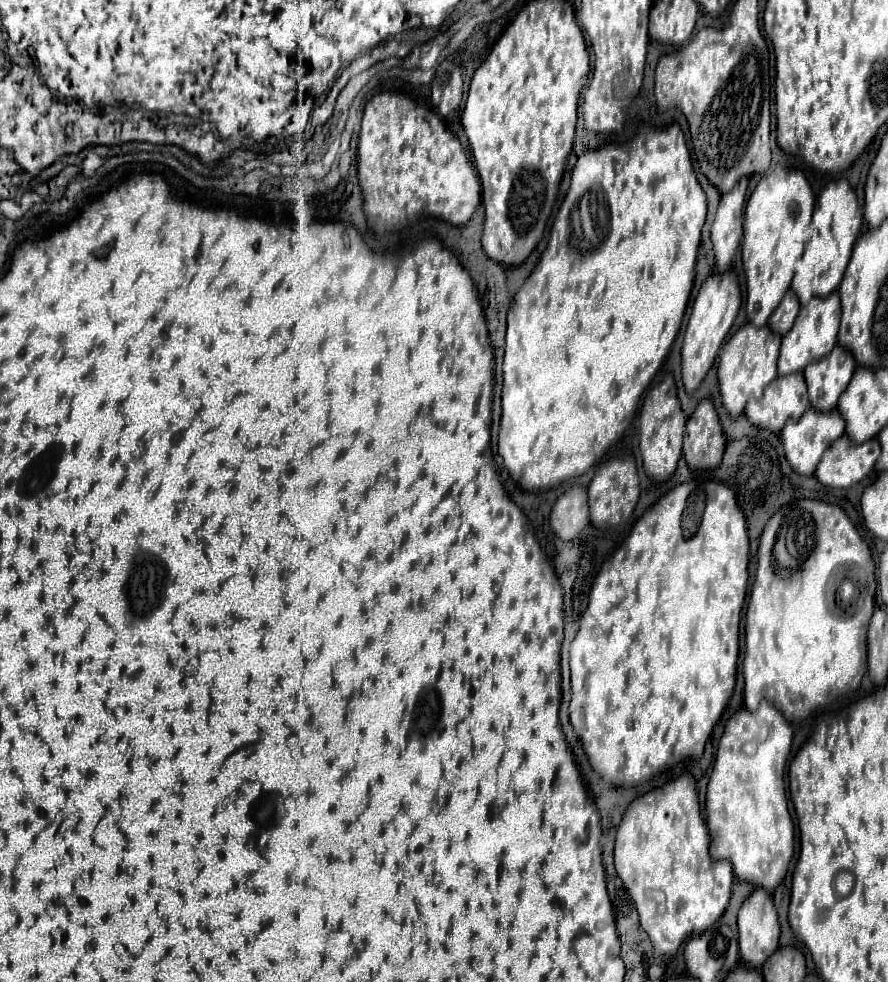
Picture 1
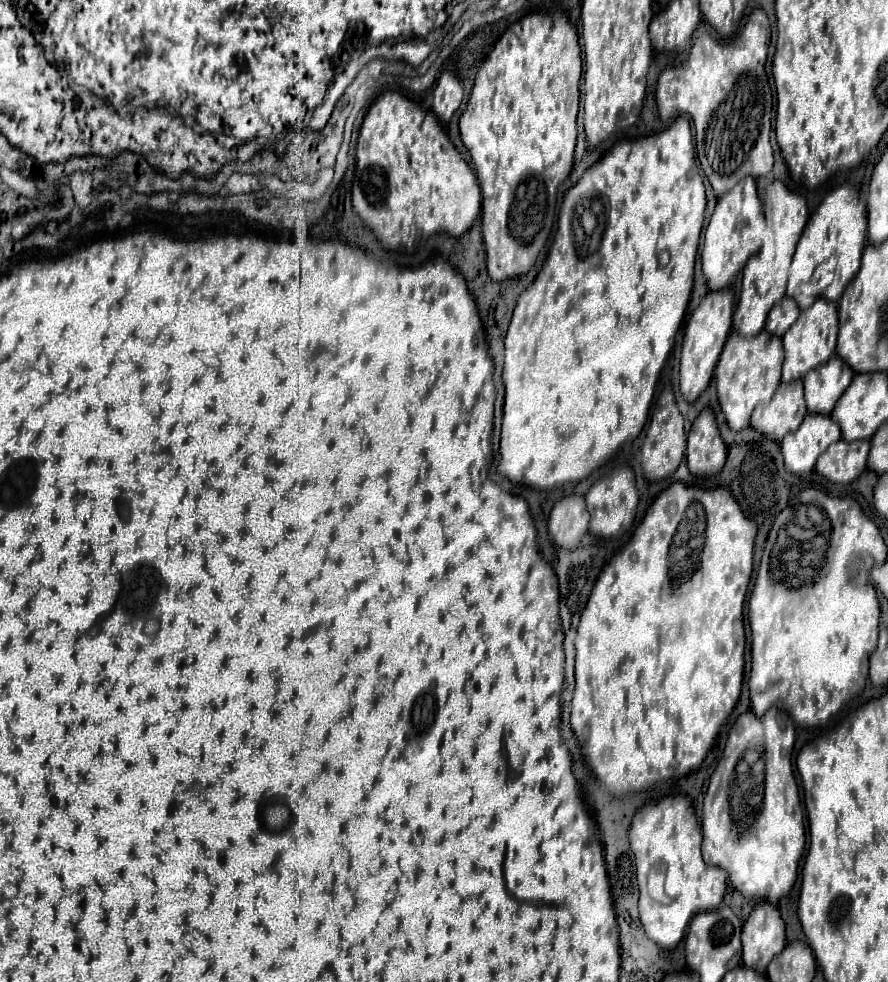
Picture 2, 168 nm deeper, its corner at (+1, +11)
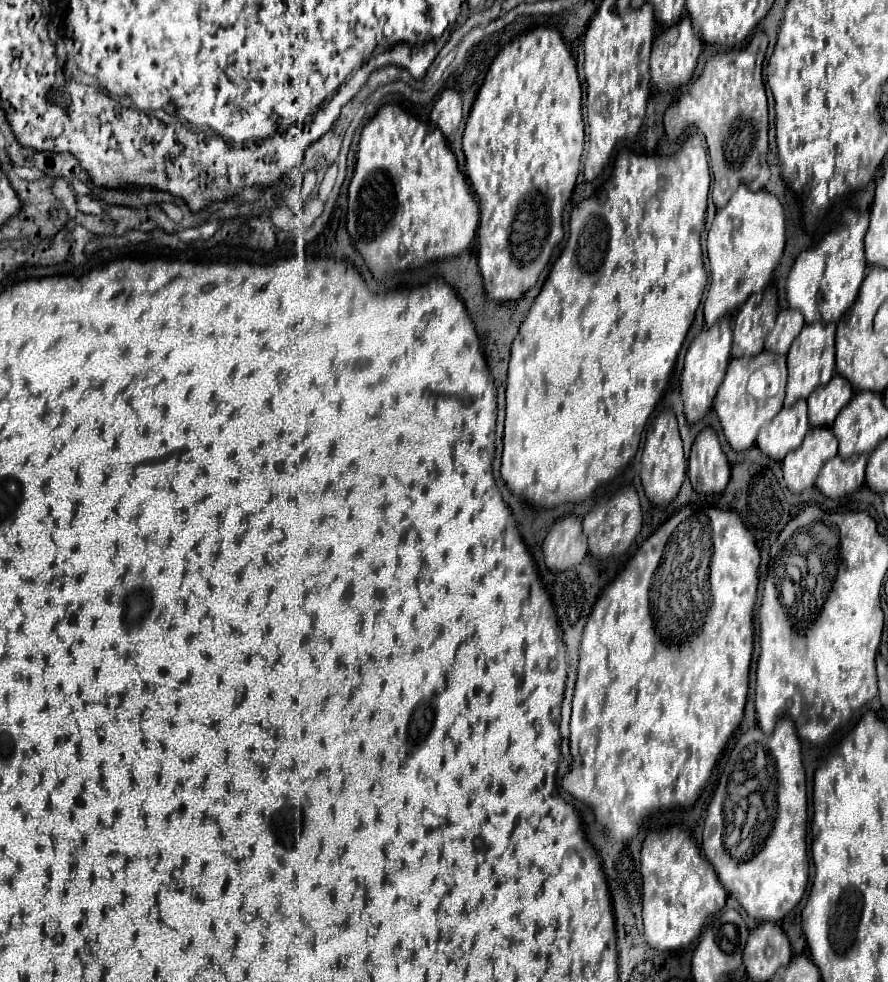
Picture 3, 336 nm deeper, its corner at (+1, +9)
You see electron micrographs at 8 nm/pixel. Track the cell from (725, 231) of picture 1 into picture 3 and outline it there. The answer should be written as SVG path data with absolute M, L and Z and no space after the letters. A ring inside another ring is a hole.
M740 185L730 203L720 209L708 231L708 259L710 259L710 287L704 303L706 325L712 327L724 317L730 317L744 305L752 293L762 293L782 259L786 247L786 219L784 207L776 195L768 191L750 191Z

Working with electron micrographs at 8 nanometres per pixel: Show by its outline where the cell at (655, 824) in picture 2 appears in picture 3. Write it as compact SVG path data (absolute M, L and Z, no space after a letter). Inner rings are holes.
M680 827L646 835L642 847L642 881L644 937L658 951L676 951L692 945L700 937L706 919L718 913L728 897L696 841L688 833L682 833Z

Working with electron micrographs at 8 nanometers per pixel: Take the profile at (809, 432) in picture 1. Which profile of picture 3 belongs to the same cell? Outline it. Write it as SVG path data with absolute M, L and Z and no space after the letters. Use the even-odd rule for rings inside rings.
M826 427L810 429L804 443L786 455L782 461L784 481L792 493L802 493L814 487L814 481L826 461L834 459L838 453L838 441L834 433Z

